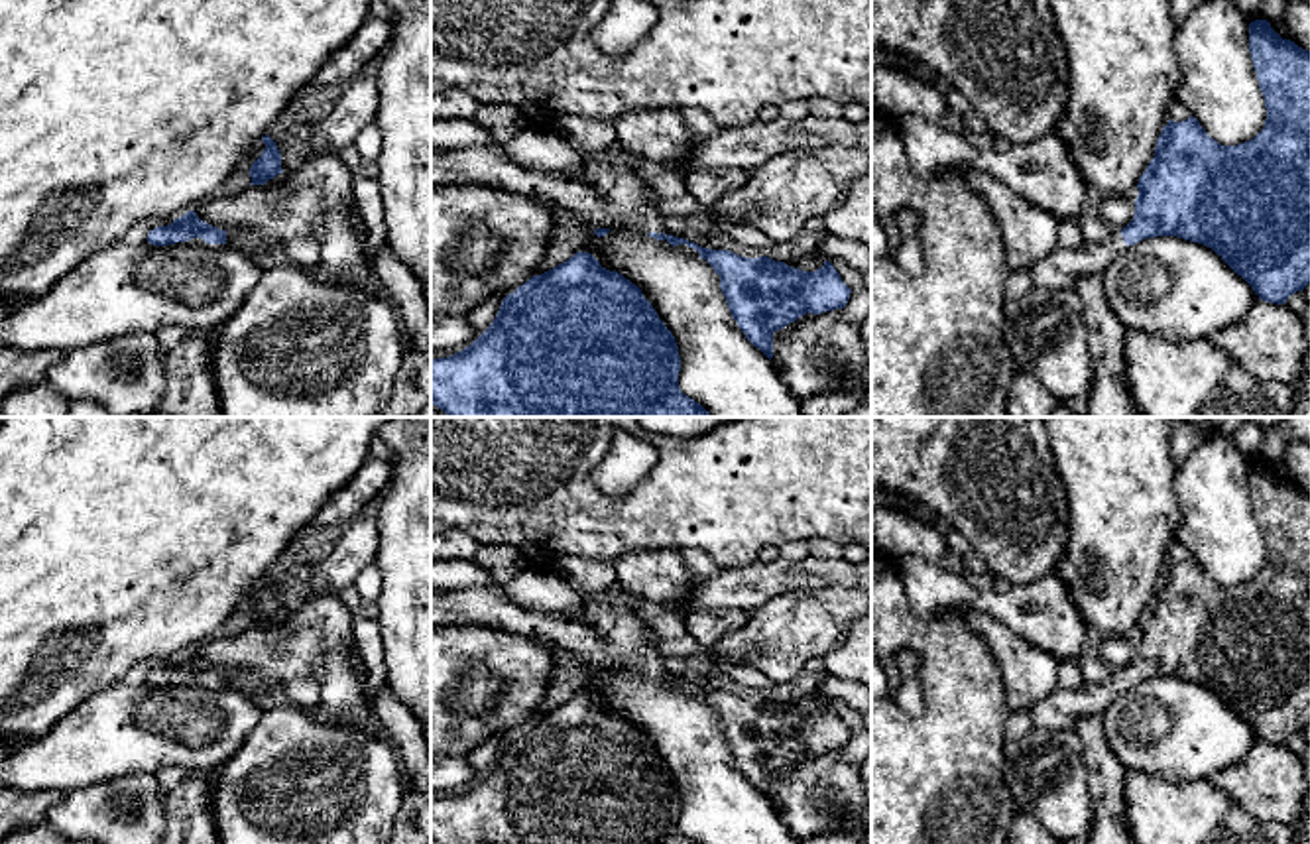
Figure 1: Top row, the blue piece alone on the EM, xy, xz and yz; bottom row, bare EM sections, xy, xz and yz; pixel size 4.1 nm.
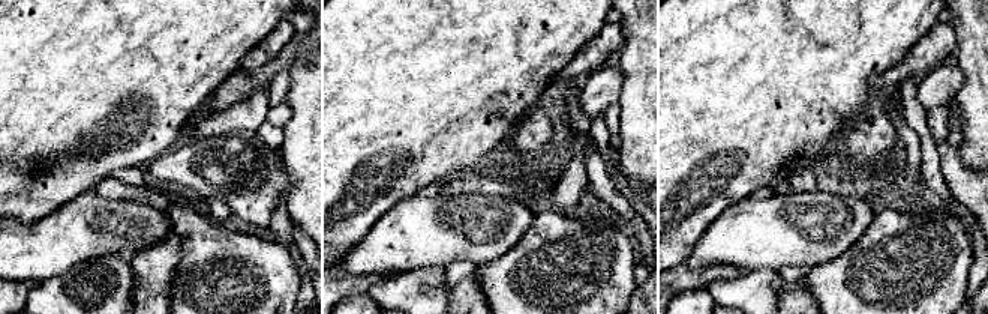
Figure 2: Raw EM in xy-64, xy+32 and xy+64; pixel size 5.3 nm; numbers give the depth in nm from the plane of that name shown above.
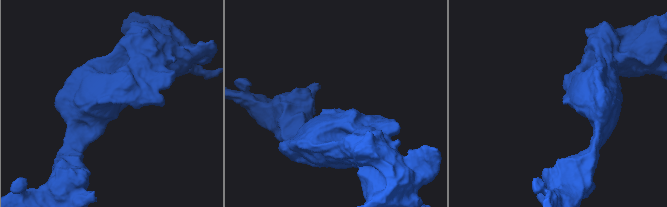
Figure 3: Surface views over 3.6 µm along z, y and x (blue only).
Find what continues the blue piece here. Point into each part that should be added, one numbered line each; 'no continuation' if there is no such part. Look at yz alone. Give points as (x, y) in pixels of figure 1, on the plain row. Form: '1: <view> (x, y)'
1: yz (1061, 709)

